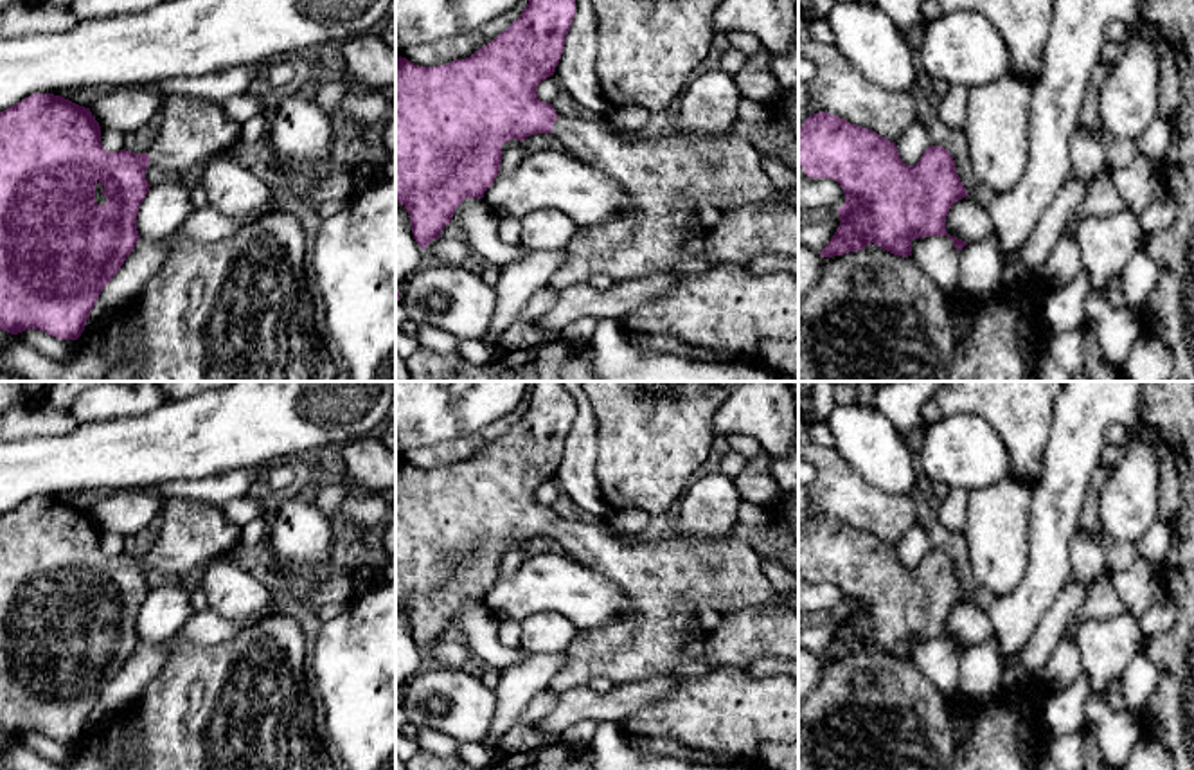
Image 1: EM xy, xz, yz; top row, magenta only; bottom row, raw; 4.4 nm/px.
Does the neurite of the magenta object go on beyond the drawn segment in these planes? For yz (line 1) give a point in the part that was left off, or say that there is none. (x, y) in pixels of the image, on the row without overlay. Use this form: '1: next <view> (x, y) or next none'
1: next none

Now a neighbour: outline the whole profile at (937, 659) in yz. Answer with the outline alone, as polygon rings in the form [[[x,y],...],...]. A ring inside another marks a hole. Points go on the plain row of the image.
[[[948,639],[913,642],[912,660],[946,698],[958,693],[958,653]]]

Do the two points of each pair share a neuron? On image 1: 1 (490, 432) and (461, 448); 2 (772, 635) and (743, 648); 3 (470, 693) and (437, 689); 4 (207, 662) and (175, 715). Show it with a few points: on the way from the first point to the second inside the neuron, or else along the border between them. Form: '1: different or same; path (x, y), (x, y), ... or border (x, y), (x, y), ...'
1: same; path (482, 438), (468, 447)
2: same; path (765, 635), (756, 635), (750, 641)
3: same; path (463, 693), (445, 693)
4: same; path (205, 675), (184, 697), (184, 702)

